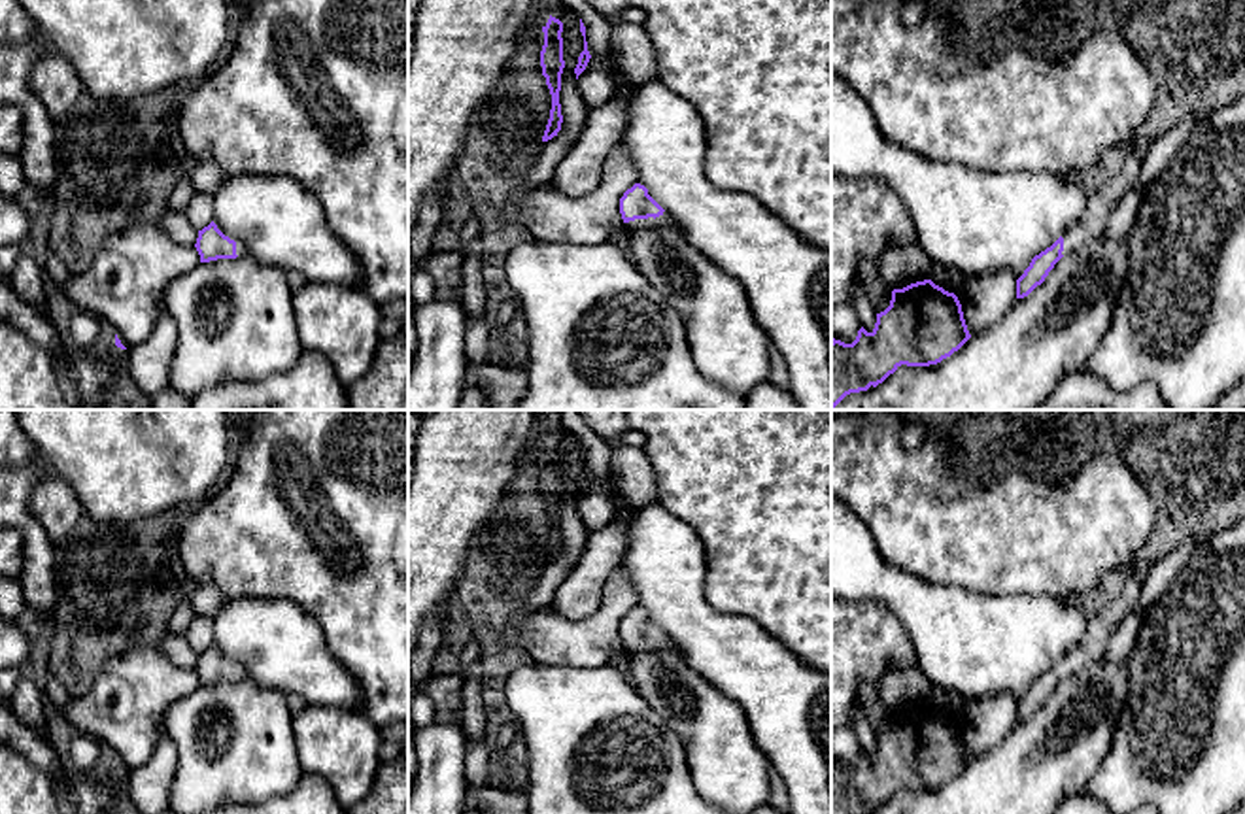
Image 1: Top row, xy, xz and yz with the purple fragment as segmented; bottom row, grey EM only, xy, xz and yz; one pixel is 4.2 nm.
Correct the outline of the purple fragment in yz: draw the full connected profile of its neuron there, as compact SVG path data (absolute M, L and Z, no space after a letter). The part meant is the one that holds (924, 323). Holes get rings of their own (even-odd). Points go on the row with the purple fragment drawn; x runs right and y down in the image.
M931 280L911 283L892 291L890 306L877 314L871 332L863 327L852 344L831 340L831 410L850 393L877 387L901 365L929 366L950 357L971 338L962 304L954 293L945 291Z

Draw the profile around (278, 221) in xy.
M227 176L213 195L213 223L238 240L261 264L300 272L306 281L361 289L361 270L348 246L331 230L319 200L283 176Z

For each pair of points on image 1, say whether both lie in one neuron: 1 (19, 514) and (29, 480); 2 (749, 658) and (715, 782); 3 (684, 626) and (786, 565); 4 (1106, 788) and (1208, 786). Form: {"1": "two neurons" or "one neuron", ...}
{"1": "one neuron", "2": "two neurons", "3": "two neurons", "4": "one neuron"}

